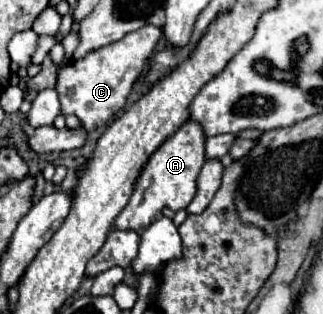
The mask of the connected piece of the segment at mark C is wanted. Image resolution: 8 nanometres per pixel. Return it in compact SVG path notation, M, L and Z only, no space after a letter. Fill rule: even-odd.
M142 26L136 32L126 34L122 40L108 44L100 50L90 52L82 60L74 60L58 70L56 90L62 104L62 116L74 114L86 132L104 126L118 110L124 108L126 98L134 82L142 76L148 58L154 54L156 42L162 36L162 30L156 26Z

